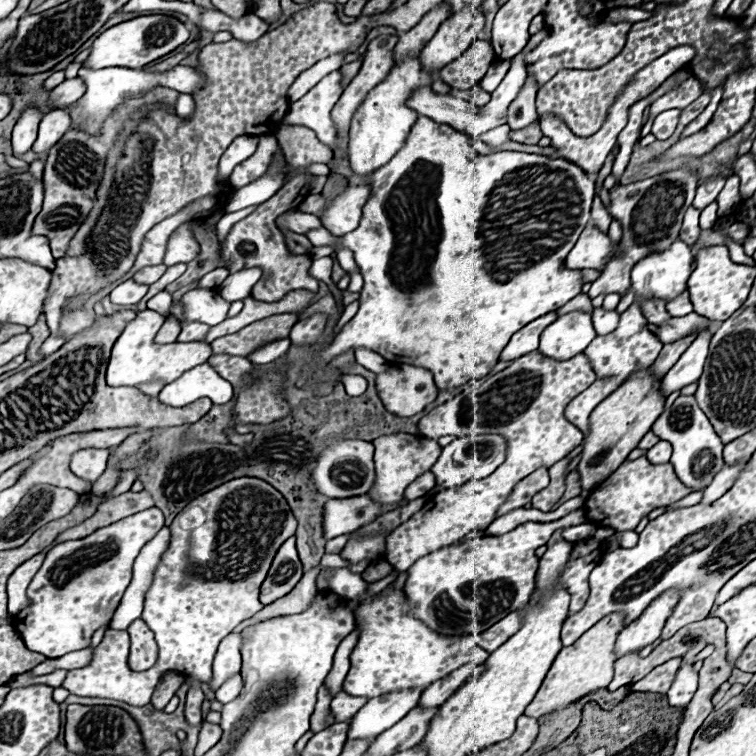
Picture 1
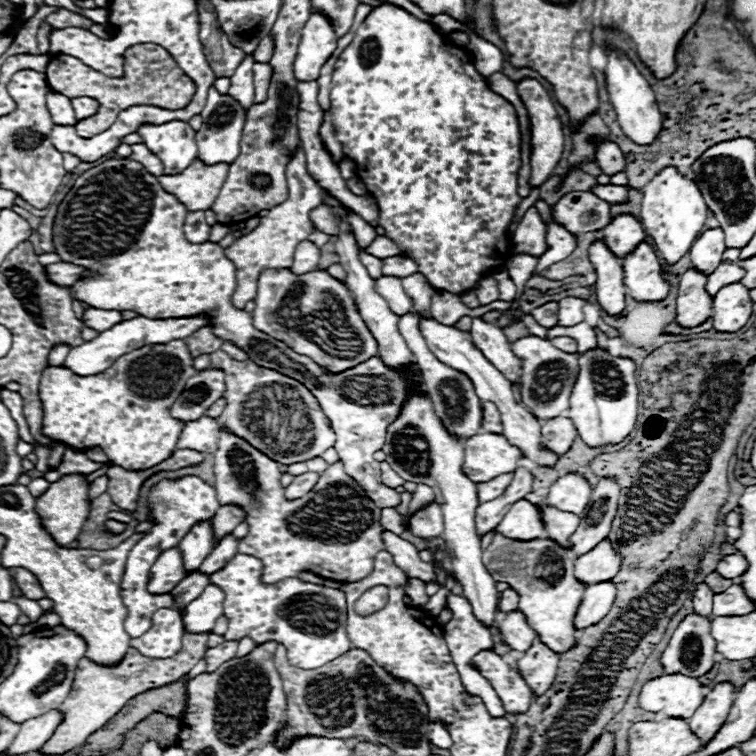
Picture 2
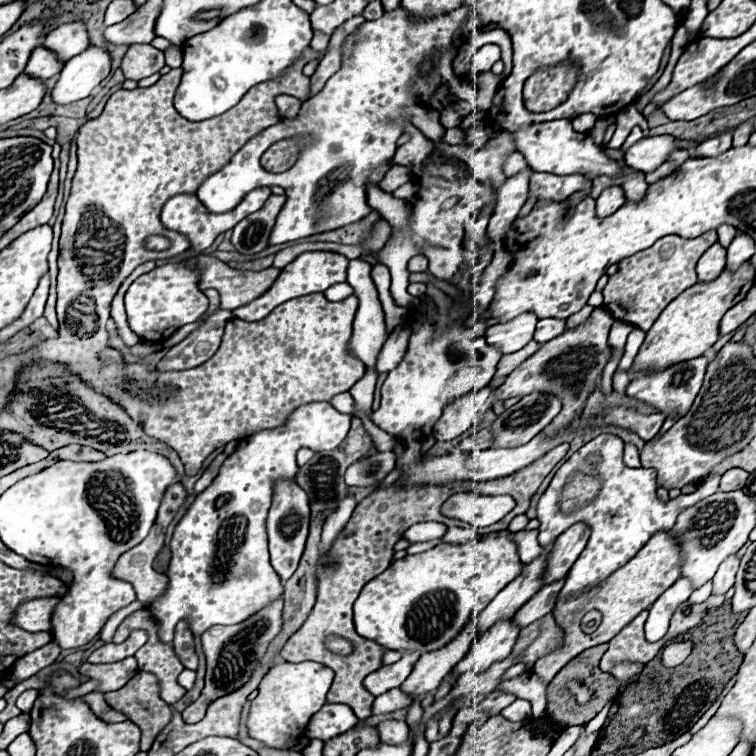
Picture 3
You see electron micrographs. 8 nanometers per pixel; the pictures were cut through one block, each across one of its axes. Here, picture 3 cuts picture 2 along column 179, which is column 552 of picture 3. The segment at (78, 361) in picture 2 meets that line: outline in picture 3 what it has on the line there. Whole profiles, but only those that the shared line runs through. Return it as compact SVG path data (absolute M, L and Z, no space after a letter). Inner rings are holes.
M544 318L538 322L536 326L536 334L534 340L538 344L544 344L548 340L554 340L556 336L560 336L566 330L566 320L556 320L556 318Z

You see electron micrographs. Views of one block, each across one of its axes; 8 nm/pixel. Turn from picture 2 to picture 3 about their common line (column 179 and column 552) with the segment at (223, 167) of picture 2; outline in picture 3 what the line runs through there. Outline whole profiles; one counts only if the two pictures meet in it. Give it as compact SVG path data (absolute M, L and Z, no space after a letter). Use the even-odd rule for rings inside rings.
M532 172L530 194L538 200L564 200L578 190L590 190L592 182L584 176L552 176L546 172Z

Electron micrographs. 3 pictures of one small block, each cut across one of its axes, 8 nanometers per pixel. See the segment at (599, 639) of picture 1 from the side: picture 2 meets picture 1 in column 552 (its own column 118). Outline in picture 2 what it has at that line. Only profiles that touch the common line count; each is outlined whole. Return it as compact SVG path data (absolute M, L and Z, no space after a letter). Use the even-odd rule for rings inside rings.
M184 632L180 652L170 658L146 658L134 648L128 648L126 656L110 668L82 658L76 668L76 680L72 684L72 692L60 706L60 710L64 710L64 722L60 724L60 728L56 728L56 734L52 734L52 738L42 746L42 752L60 754L84 744L86 738L98 728L102 728L116 712L120 712L120 708L124 708L124 704L128 704L132 696L146 692L148 688L156 688L160 684L170 684L172 680L178 680L184 674L188 674L190 668L204 656L208 636L210 632L204 634Z

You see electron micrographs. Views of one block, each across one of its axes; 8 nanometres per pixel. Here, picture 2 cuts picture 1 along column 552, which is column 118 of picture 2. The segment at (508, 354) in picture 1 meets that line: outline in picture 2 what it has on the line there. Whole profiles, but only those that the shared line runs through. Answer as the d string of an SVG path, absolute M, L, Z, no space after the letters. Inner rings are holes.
M92 306L84 310L84 324L98 332L102 332L104 328L112 328L112 324L118 324L120 320L122 316L116 310L102 310L102 308L92 308Z

